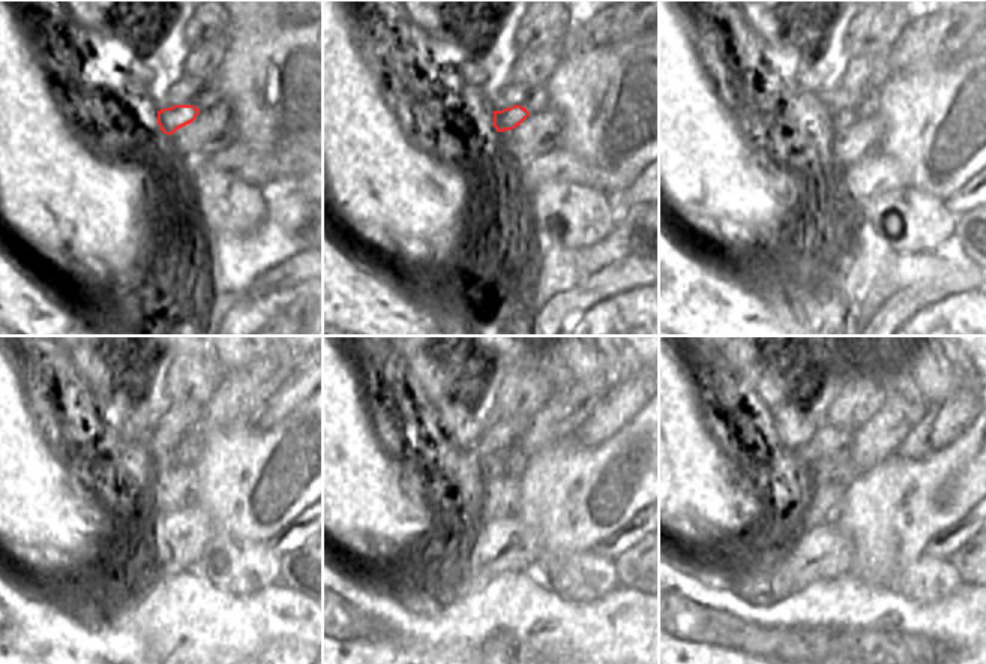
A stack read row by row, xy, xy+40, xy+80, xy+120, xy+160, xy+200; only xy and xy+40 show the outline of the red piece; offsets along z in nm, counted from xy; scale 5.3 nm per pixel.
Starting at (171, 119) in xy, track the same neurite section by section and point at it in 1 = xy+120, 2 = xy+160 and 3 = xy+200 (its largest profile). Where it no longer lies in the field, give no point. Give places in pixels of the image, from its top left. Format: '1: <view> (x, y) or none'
1: xy+120 (152, 466)
2: xy+160 (491, 466)
3: xy+200 (823, 472)

